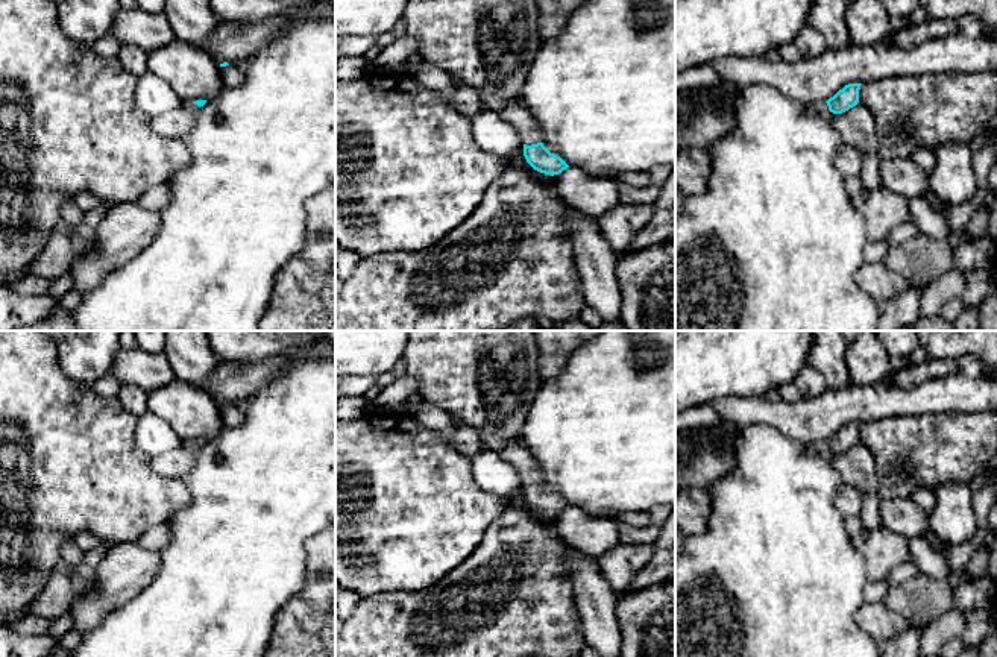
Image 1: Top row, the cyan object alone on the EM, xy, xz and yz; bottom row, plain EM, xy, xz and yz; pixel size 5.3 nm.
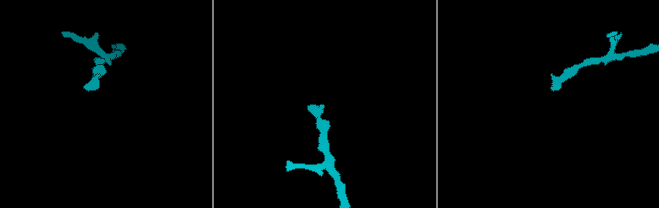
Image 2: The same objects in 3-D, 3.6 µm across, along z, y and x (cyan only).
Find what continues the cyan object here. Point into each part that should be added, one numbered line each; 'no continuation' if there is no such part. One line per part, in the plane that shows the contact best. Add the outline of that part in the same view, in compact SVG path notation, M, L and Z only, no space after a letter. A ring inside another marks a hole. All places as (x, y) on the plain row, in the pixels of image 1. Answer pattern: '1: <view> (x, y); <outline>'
1: xz (518, 455); M508 445L499 451L499 455L517 470L522 484L542 483L539 461L525 445Z

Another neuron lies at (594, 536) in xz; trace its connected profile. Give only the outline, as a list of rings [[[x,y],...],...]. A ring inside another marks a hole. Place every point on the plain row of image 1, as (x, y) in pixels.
[[[580,508],[563,510],[555,527],[566,543],[590,558],[599,558],[621,543],[615,517],[587,516]]]

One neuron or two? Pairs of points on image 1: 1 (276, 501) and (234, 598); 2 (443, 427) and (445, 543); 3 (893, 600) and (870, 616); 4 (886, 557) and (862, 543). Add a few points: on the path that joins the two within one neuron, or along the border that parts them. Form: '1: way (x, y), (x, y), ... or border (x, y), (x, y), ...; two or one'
1: way (258, 525), (239, 545), (234, 557), (234, 574); one
2: border (413, 416), (424, 425), (436, 430), (454, 446); two
3: border (880, 601), (899, 612), (909, 624); two
4: way (880, 551), (868, 543); one

